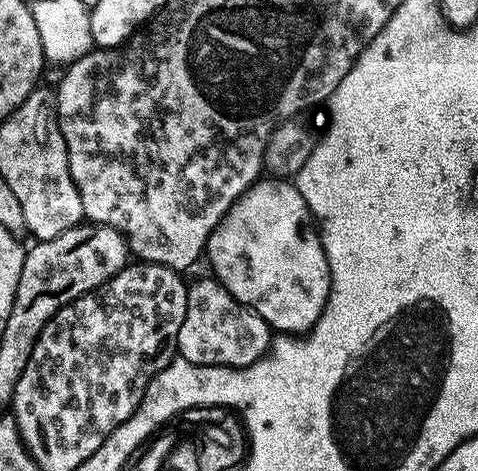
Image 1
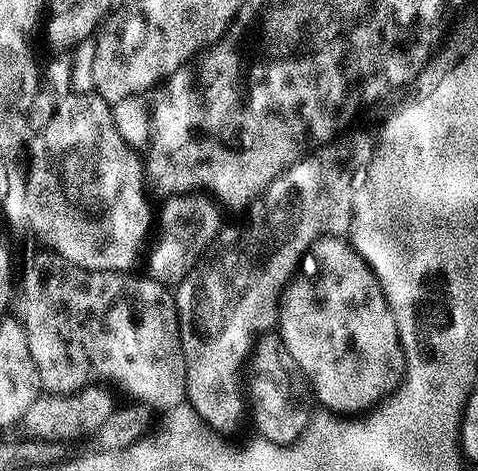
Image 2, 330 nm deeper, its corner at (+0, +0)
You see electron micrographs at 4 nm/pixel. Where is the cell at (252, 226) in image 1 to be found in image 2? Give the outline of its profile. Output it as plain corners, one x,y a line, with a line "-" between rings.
326,236
323,240
315,240
308,251
301,257
299,265
284,289
280,303
278,305
278,340
286,353
287,359
296,363
296,368
302,375
308,376
312,383
312,392
325,404
327,411
332,414
360,414
365,410
381,403
382,397
389,391
392,380
392,355
398,352
398,322
388,313
389,301
384,299
384,292
380,288
380,283
376,281
376,276
369,271
367,264
357,255
355,248
347,239
335,236

